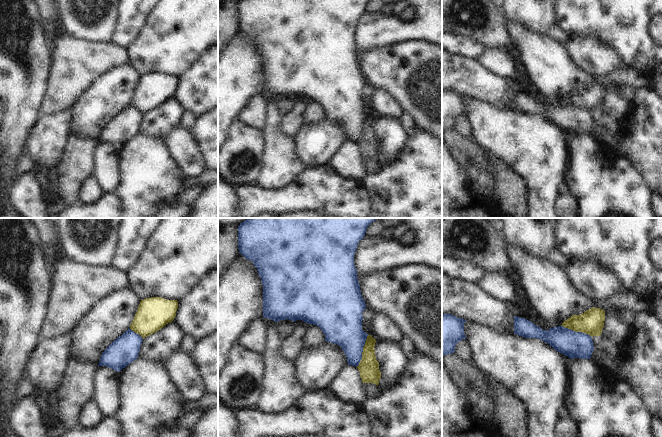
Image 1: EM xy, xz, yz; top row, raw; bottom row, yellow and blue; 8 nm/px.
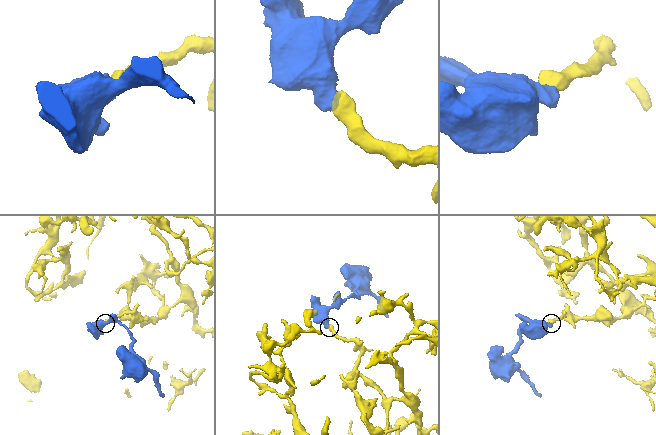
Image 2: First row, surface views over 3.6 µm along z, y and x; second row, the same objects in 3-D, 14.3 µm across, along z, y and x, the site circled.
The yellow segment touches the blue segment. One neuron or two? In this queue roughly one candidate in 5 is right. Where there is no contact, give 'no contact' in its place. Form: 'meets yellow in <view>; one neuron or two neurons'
meets yellow in xz; two neurons

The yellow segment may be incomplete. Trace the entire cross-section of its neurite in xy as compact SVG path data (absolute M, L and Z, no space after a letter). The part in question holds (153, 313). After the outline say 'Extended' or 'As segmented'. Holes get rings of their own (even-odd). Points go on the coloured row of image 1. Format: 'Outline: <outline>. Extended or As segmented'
Outline: M161 297L141 300L130 329L144 339L172 322L177 309L177 300L167 300Z. As segmented.

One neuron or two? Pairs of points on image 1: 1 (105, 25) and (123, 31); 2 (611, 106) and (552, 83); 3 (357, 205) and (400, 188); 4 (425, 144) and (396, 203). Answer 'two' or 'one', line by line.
1: two
2: two
3: two
4: one

